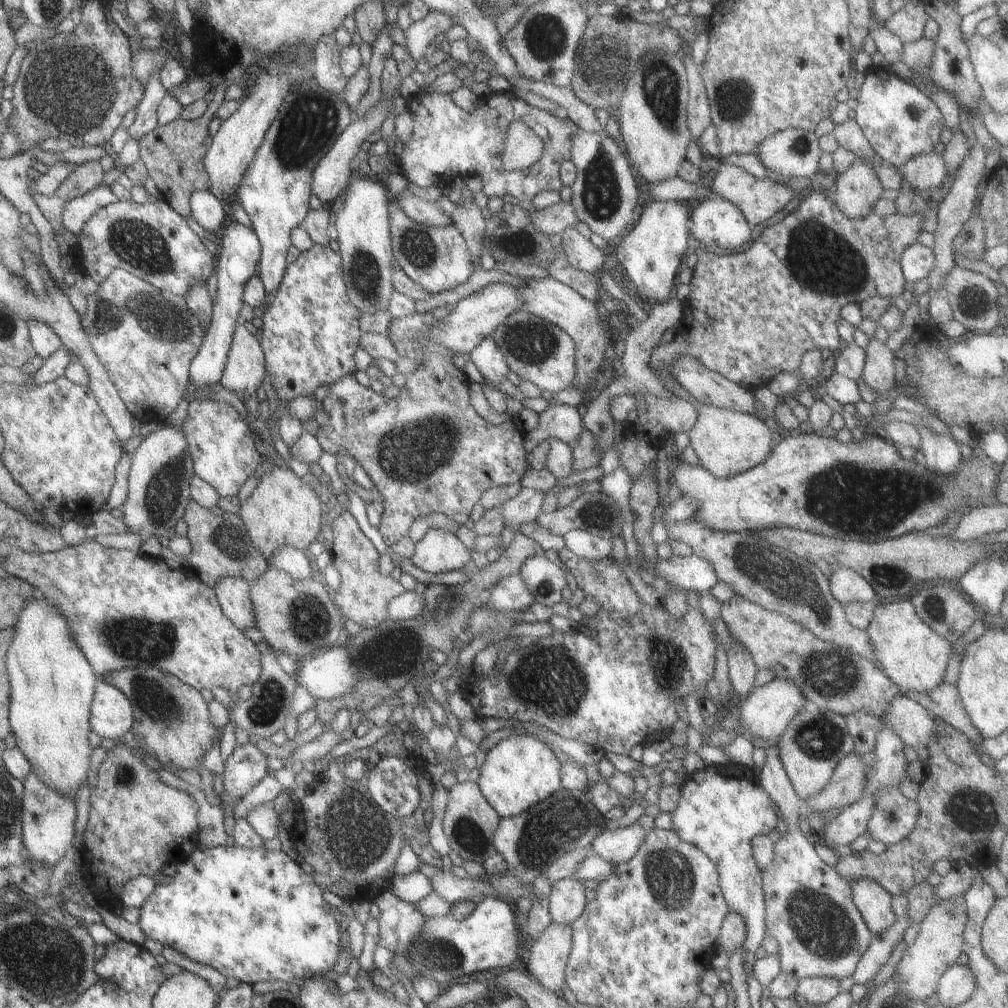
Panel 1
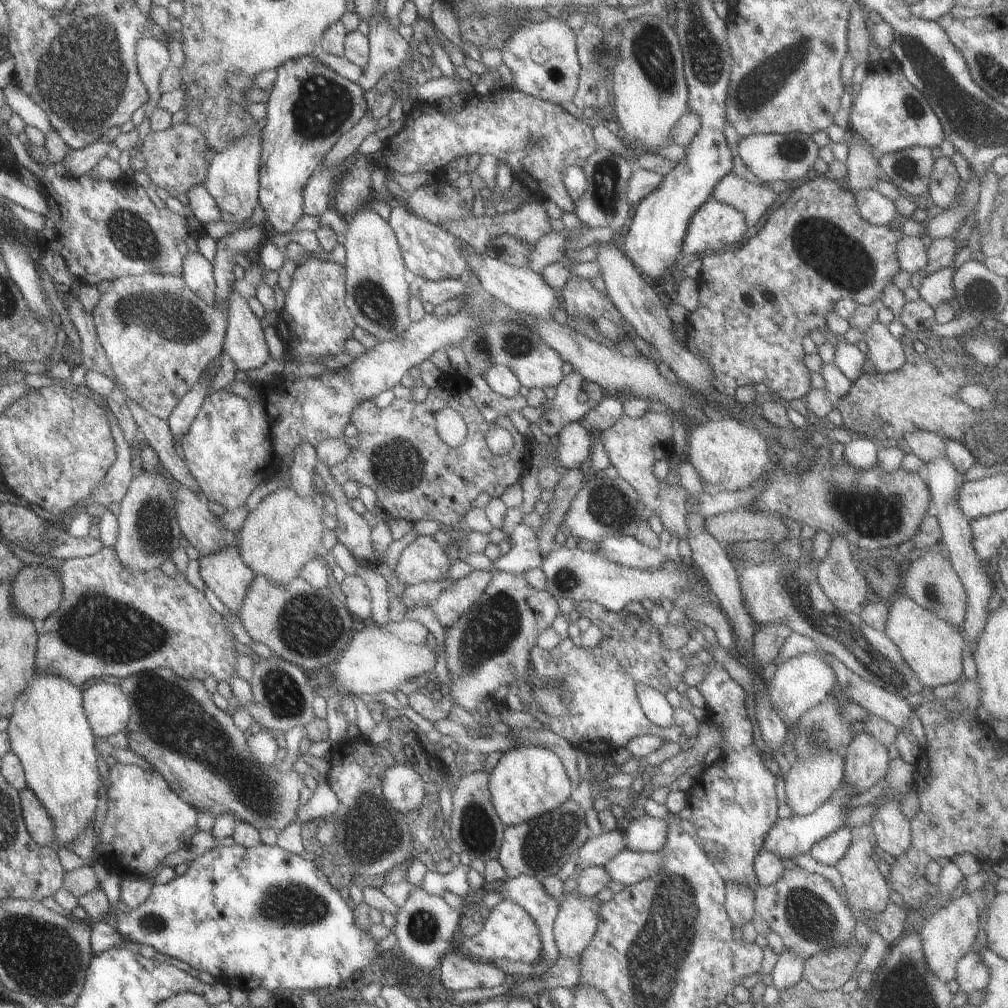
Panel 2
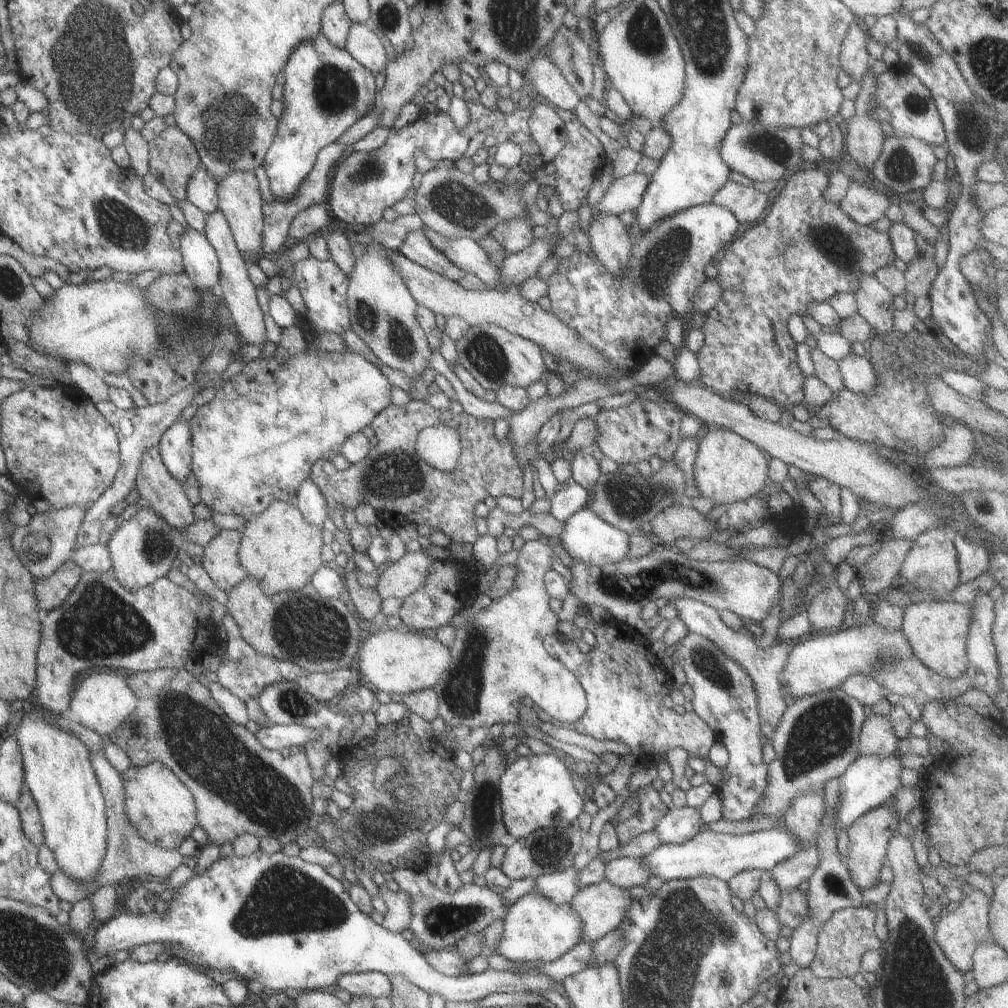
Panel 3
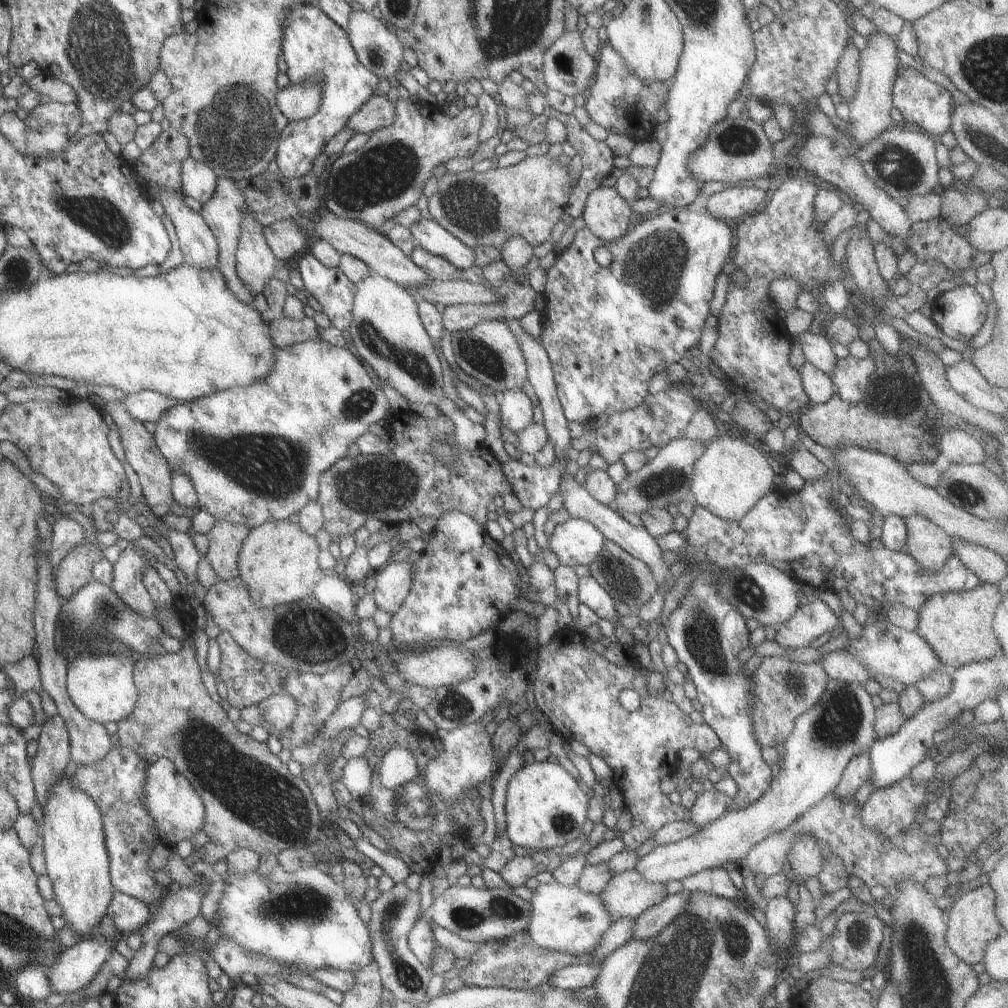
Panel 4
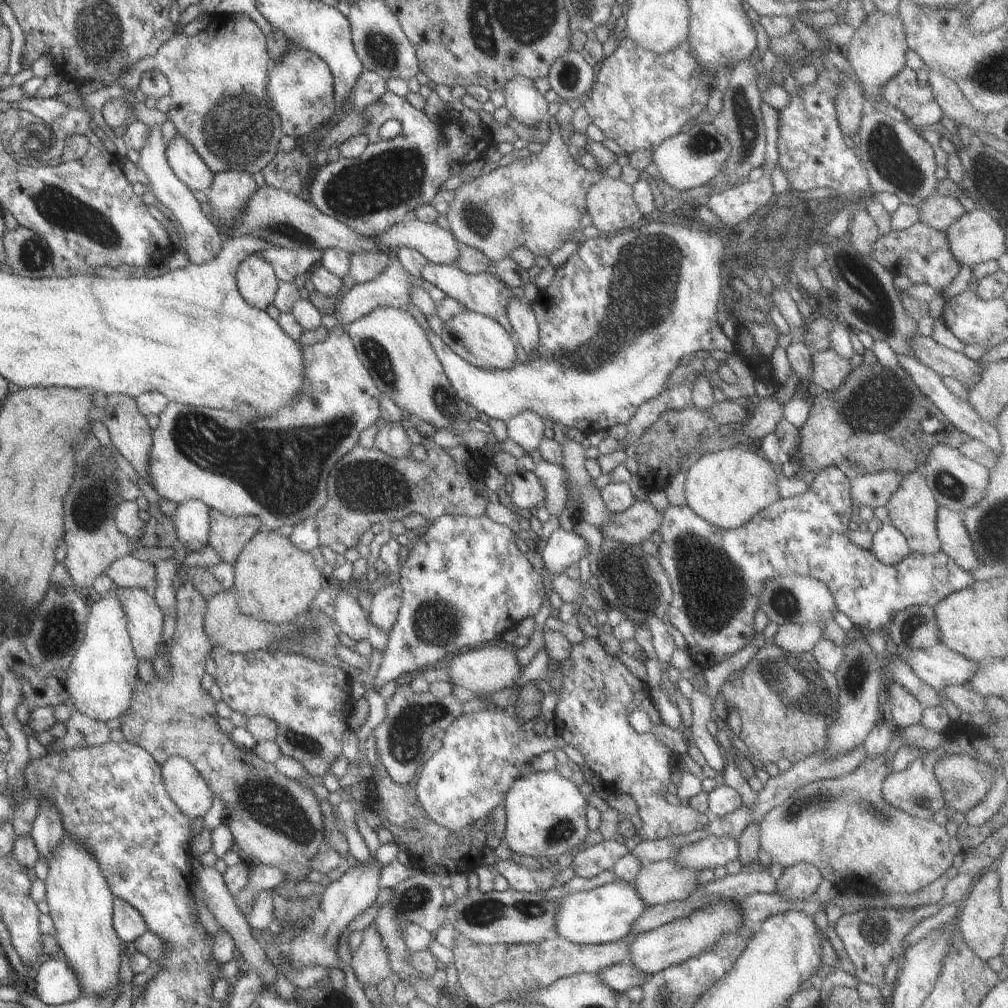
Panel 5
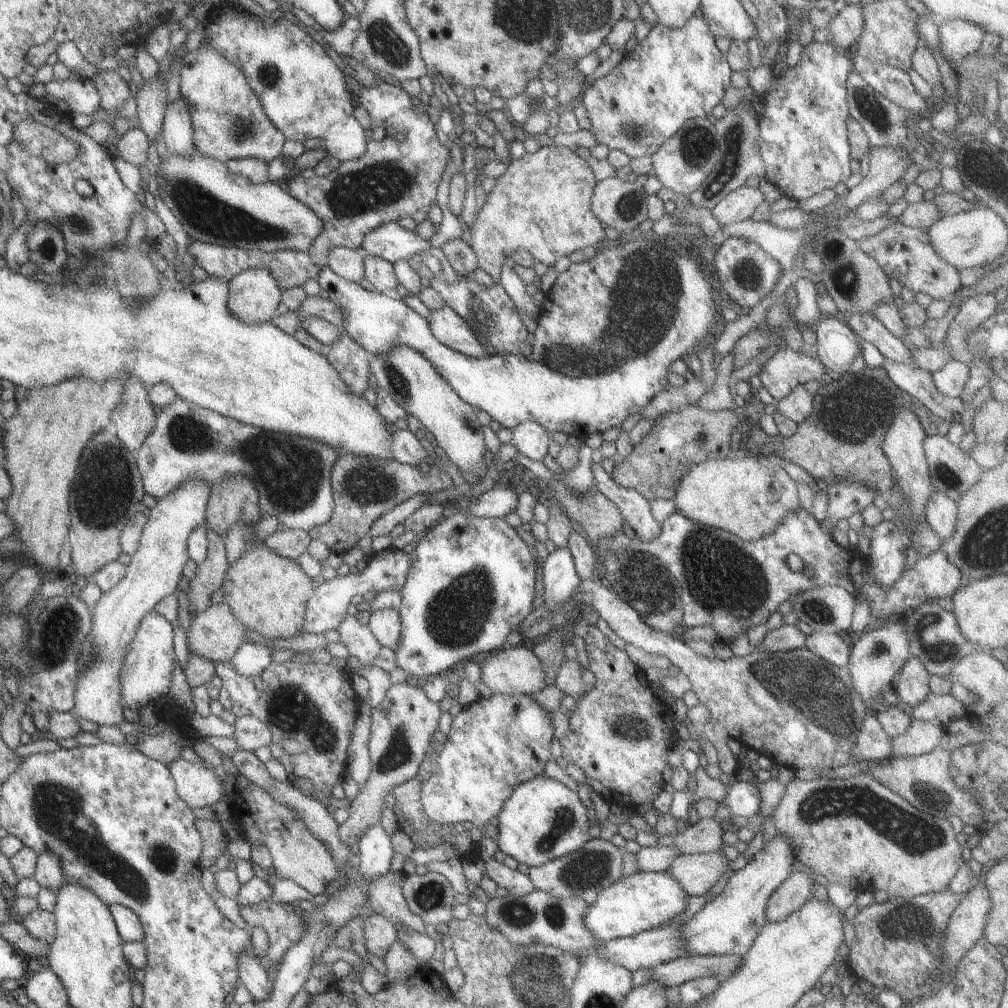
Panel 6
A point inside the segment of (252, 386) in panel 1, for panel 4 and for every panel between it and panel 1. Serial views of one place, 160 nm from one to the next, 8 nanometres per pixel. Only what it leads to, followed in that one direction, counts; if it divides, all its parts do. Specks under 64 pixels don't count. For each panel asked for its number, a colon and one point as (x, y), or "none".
2: (243, 342)
3: (238, 293)
4: (222, 213)

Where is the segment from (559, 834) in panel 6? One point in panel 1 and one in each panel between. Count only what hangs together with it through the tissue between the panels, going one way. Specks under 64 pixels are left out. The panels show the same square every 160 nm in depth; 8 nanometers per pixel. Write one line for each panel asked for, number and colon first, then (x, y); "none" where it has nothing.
1: (518, 771)
2: (527, 781)
3: (535, 791)
4: (544, 808)
5: (544, 812)

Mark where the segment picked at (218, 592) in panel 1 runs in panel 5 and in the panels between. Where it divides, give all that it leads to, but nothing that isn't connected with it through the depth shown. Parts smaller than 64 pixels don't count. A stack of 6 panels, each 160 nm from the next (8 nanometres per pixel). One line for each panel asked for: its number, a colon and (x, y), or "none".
2: (223, 572)
3: (218, 558)
4: (224, 538)
5: (227, 535)

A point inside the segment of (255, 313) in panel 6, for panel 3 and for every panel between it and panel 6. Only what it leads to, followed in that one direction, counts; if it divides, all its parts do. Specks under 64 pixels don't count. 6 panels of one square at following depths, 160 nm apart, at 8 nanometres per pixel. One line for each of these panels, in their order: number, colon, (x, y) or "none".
3: (238, 196)
4: (254, 263)
5: (255, 279)

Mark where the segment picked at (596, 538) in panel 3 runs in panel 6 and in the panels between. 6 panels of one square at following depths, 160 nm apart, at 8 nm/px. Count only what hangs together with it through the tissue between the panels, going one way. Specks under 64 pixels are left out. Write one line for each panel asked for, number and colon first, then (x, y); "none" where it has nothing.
4: (573, 542)
5: (562, 548)
6: (558, 576)

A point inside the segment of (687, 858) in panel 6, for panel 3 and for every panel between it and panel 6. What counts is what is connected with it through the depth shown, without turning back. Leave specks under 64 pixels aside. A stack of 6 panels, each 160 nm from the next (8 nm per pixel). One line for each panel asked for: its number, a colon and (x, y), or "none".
3: (601, 906)
4: (626, 894)
5: (659, 882)

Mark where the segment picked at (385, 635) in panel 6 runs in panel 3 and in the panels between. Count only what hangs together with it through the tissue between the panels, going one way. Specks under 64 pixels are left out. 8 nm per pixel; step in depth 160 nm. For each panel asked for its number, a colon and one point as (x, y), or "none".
3: (400, 578)
4: (392, 580)
5: (384, 605)

